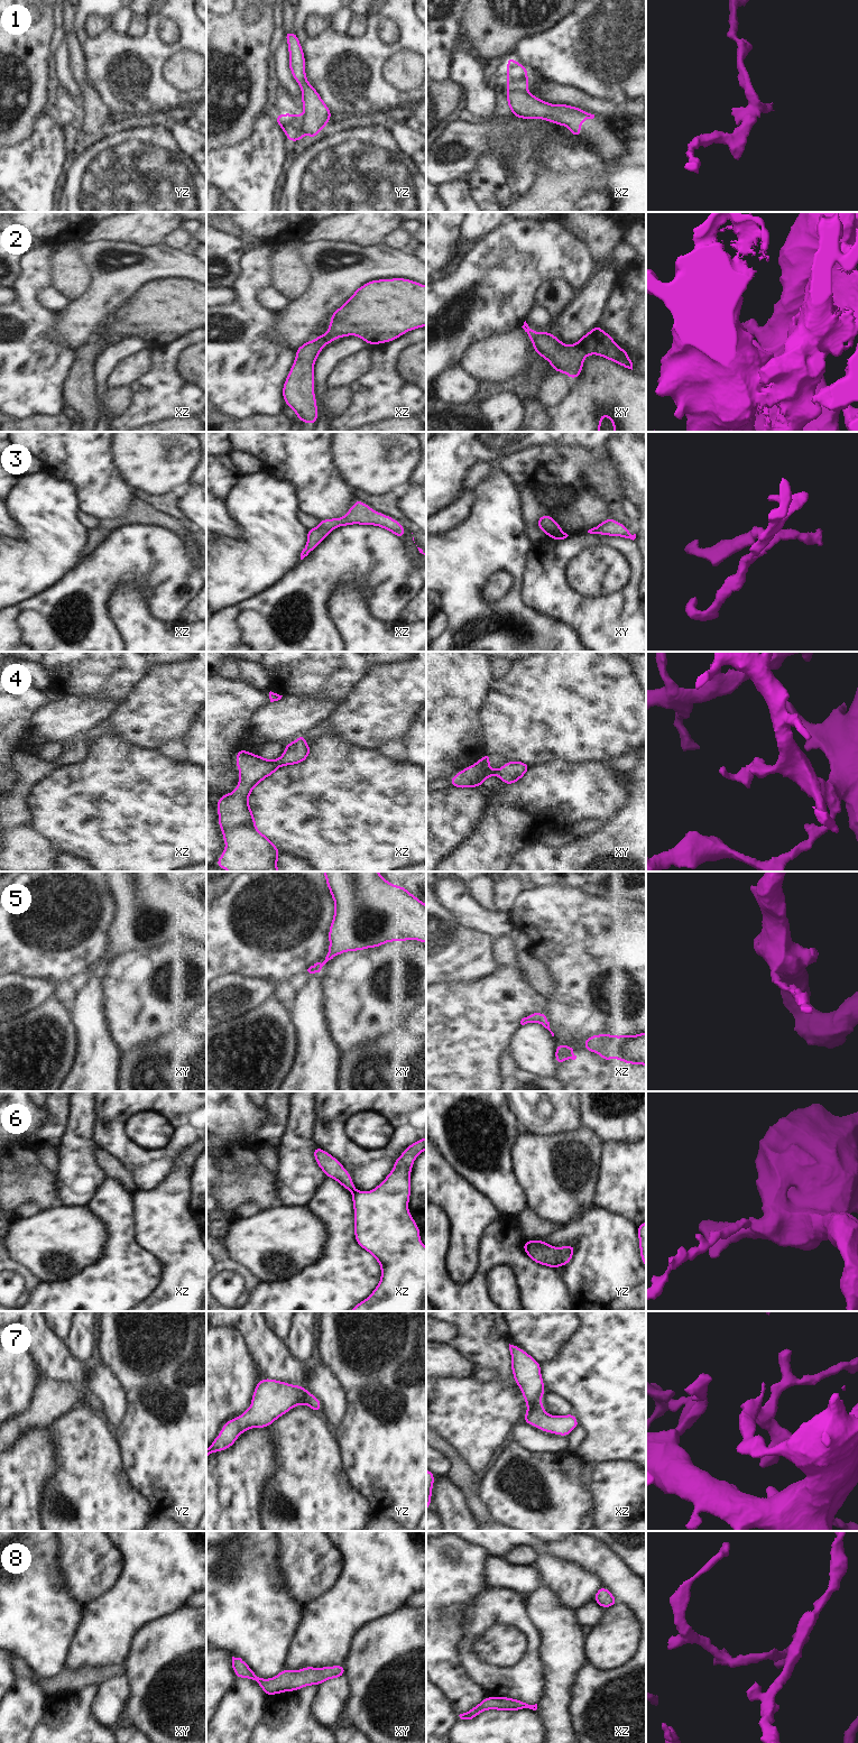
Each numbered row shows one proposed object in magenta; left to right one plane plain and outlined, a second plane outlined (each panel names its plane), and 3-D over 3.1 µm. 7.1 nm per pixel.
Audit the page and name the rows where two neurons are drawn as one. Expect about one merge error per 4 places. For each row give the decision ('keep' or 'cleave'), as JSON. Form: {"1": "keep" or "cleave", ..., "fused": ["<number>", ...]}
{"1": "keep", "2": "keep", "3": "keep", "4": "keep", "5": "keep", "6": "cleave", "7": "keep", "8": "keep", "fused": ["6"]}

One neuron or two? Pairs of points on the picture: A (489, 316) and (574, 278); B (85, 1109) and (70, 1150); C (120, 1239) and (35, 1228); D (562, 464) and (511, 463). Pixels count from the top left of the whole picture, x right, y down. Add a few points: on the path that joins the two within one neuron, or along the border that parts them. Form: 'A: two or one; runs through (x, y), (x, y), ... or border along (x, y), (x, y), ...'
A: one; runs through (510, 298), (537, 271), (553, 271)
B: one; runs through (81, 1119), (76, 1140)
C: two; border along (93, 1214), (107, 1234), (95, 1262)
D: one; runs through (550, 464), (538, 459), (534, 463), (524, 463)

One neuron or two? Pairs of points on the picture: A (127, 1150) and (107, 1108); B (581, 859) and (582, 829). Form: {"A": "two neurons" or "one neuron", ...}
{"A": "one neuron", "B": "two neurons"}

